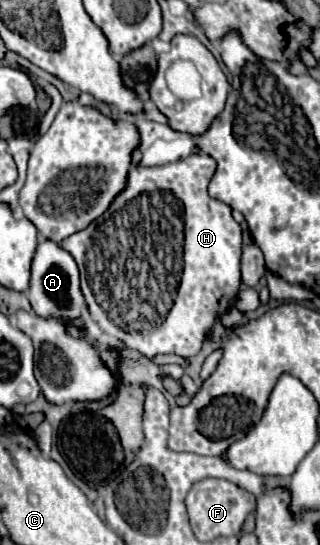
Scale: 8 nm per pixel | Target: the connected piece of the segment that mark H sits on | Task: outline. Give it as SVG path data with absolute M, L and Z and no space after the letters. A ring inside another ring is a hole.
M200 152L158 168L132 166L126 180L126 188L112 200L110 208L100 218L90 222L86 228L64 238L60 244L66 252L72 254L72 258L78 264L80 290L84 294L88 312L92 320L98 324L98 328L104 334L122 340L126 348L138 350L146 358L154 358L158 354L178 354L184 358L196 356L202 348L208 328L228 308L234 306L234 298L242 282L240 280L242 230L238 222L232 218L232 208L208 196L208 182L214 176L214 170L216 170L216 160ZM154 190L164 190L164 192L140 202L138 196L142 192L150 194ZM182 242L184 242L184 256L182 256L184 270L180 278ZM160 312L168 312L168 316L156 328L152 328L152 332L138 332L138 328L126 328L126 322L150 322L150 316L162 316Z

